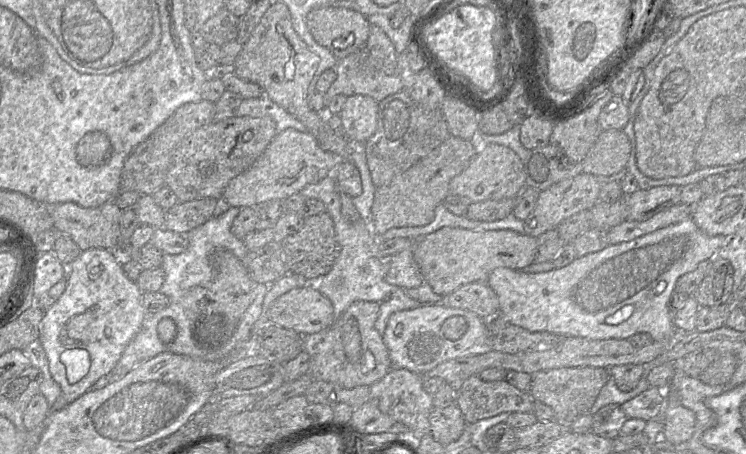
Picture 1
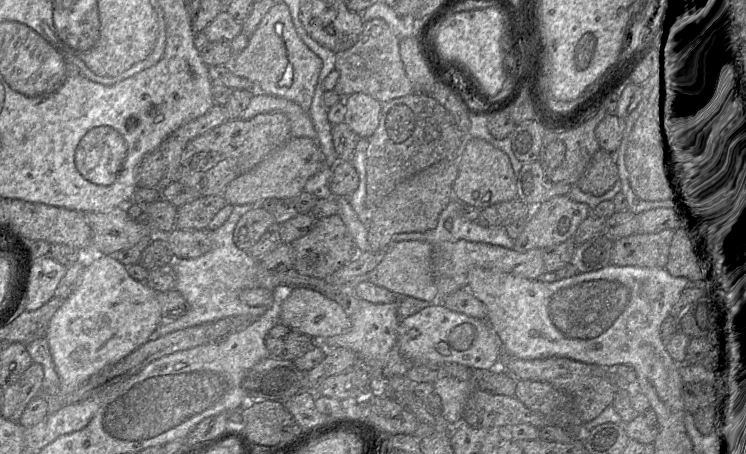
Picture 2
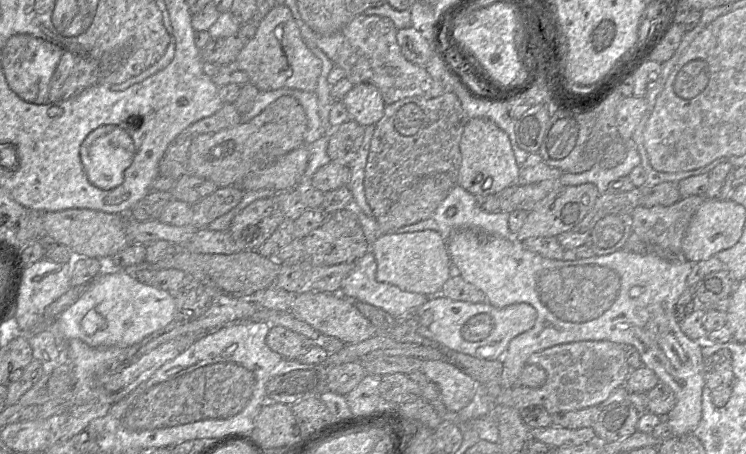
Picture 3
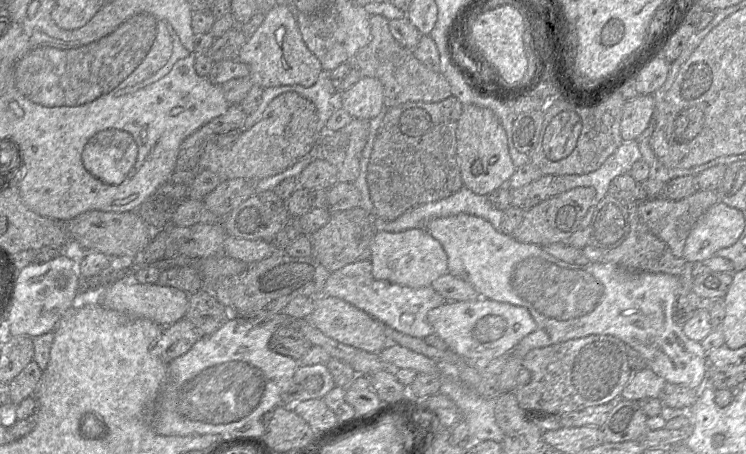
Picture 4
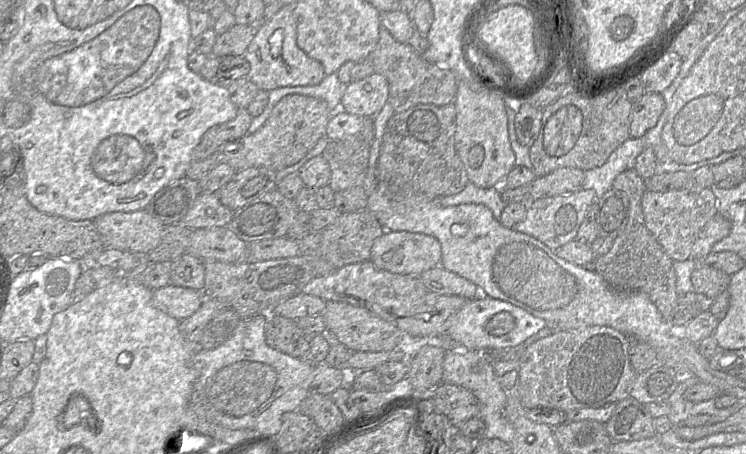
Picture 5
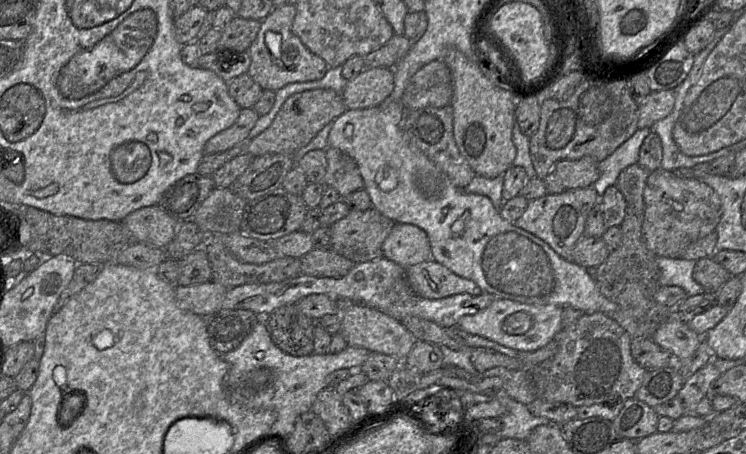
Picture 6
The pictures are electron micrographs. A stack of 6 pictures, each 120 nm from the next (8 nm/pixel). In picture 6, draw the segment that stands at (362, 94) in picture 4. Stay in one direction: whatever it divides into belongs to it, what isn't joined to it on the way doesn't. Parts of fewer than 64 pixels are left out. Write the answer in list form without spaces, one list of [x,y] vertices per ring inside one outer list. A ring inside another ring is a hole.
[[[365,68],[346,82],[342,98],[347,109],[372,108],[382,104],[390,96],[393,88],[392,68]]]

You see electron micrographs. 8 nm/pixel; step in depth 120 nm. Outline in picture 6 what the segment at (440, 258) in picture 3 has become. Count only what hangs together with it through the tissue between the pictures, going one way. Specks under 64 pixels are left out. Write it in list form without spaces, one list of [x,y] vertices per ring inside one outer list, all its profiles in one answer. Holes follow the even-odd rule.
[[[395,224],[382,245],[382,253],[403,268],[431,259],[426,232],[411,224]]]

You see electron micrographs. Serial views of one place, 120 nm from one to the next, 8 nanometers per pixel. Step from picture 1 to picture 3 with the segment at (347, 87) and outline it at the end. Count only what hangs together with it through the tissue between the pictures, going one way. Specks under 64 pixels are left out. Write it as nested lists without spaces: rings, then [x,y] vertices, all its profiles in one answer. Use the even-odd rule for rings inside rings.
[[[353,15],[351,21],[341,30],[343,43],[338,50],[335,64],[345,72],[353,84],[369,83],[381,92],[386,105],[409,97],[435,98],[444,93],[444,87],[426,71],[405,58],[398,45],[398,29],[388,17],[378,15]]]

